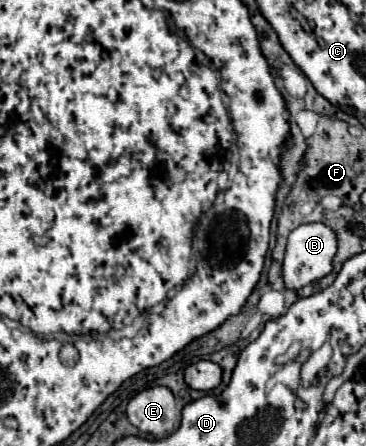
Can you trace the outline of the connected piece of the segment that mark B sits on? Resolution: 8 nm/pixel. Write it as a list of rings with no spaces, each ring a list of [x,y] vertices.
[[[307,223],[299,225],[291,231],[287,241],[287,253],[283,259],[283,279],[289,289],[301,289],[325,275],[333,269],[333,257],[337,253],[337,233],[329,229],[325,223]]]

